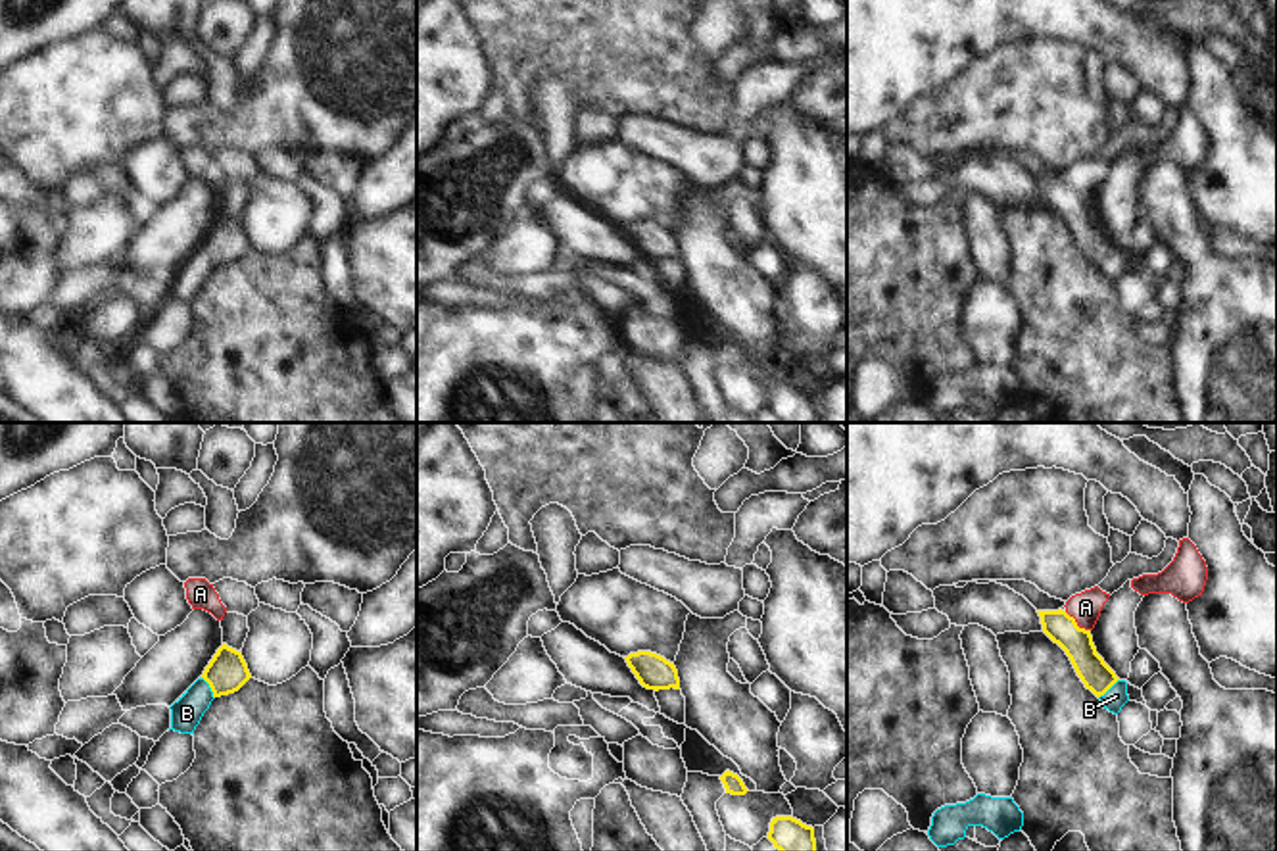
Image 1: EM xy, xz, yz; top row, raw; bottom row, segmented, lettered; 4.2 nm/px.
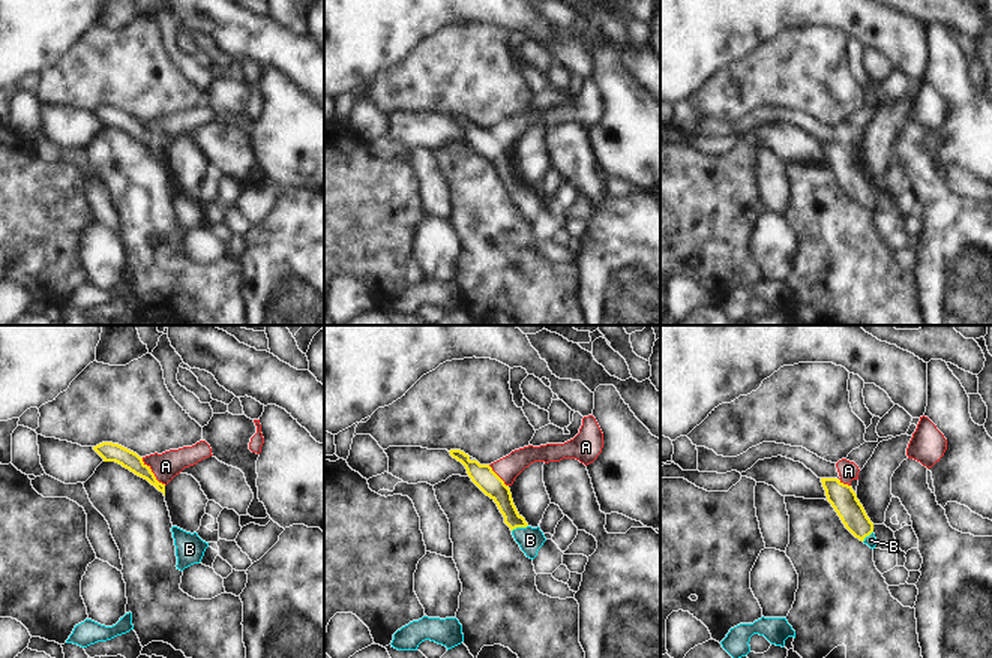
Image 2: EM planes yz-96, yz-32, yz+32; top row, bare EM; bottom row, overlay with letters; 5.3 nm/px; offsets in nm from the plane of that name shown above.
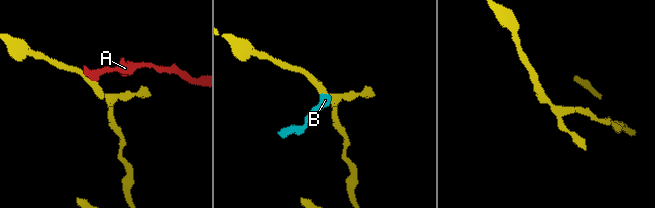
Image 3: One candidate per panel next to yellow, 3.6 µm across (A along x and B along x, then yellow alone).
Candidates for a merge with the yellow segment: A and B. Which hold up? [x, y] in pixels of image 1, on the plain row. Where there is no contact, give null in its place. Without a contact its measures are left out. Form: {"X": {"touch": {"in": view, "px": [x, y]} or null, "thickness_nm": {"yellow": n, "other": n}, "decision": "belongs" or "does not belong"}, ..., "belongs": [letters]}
{"A": {"touch": {"in": "yz", "px": [1076, 193]}, "thickness_nm": {"yellow": 130, "other": 130}, "decision": "does not belong"}, "B": {"touch": {"in": "xy", "px": [210, 256]}, "thickness_nm": {"yellow": 170, "other": 130}, "decision": "belongs"}, "belongs": ["B"]}

